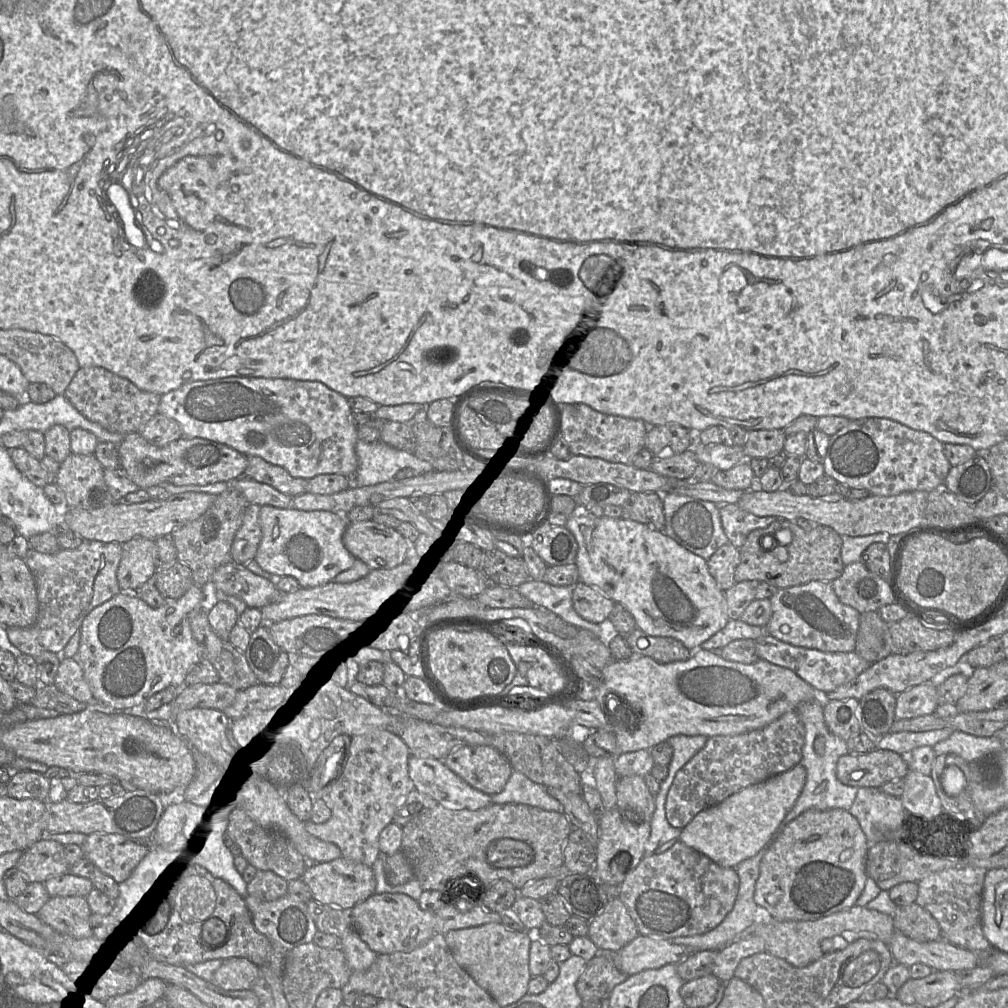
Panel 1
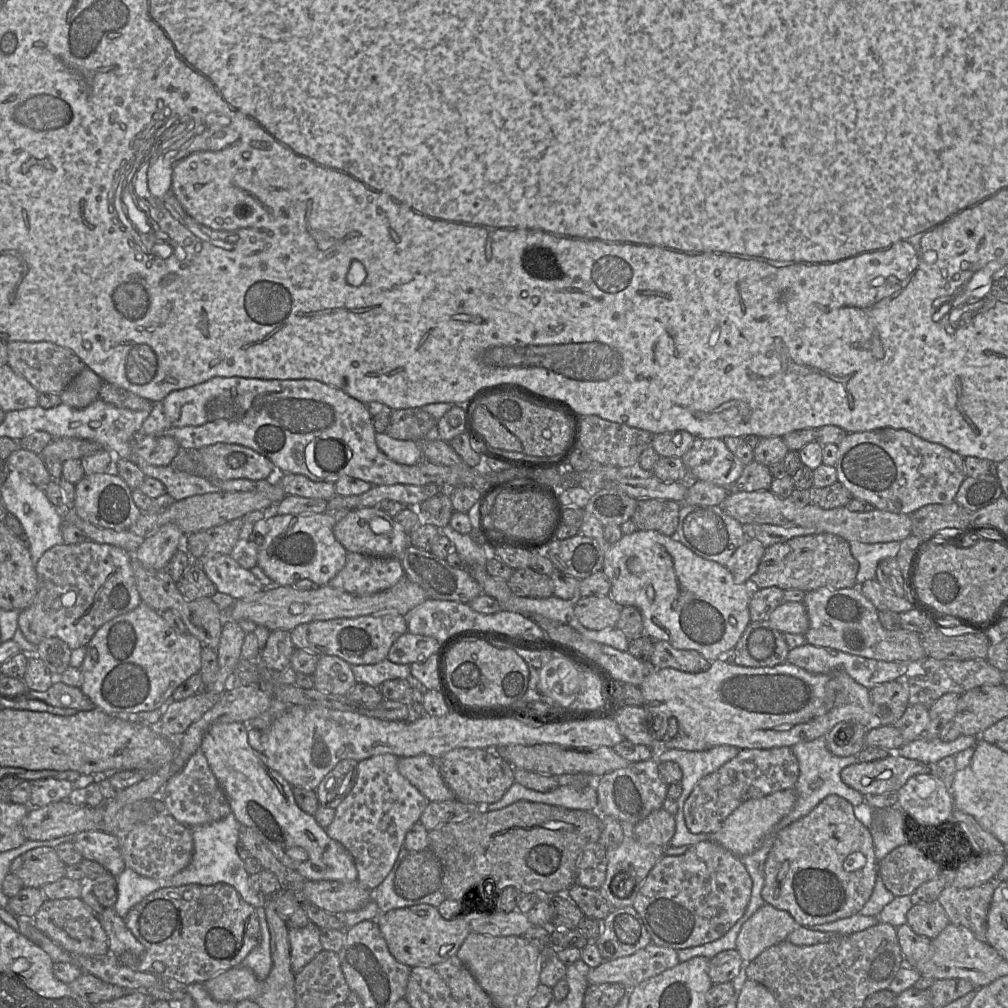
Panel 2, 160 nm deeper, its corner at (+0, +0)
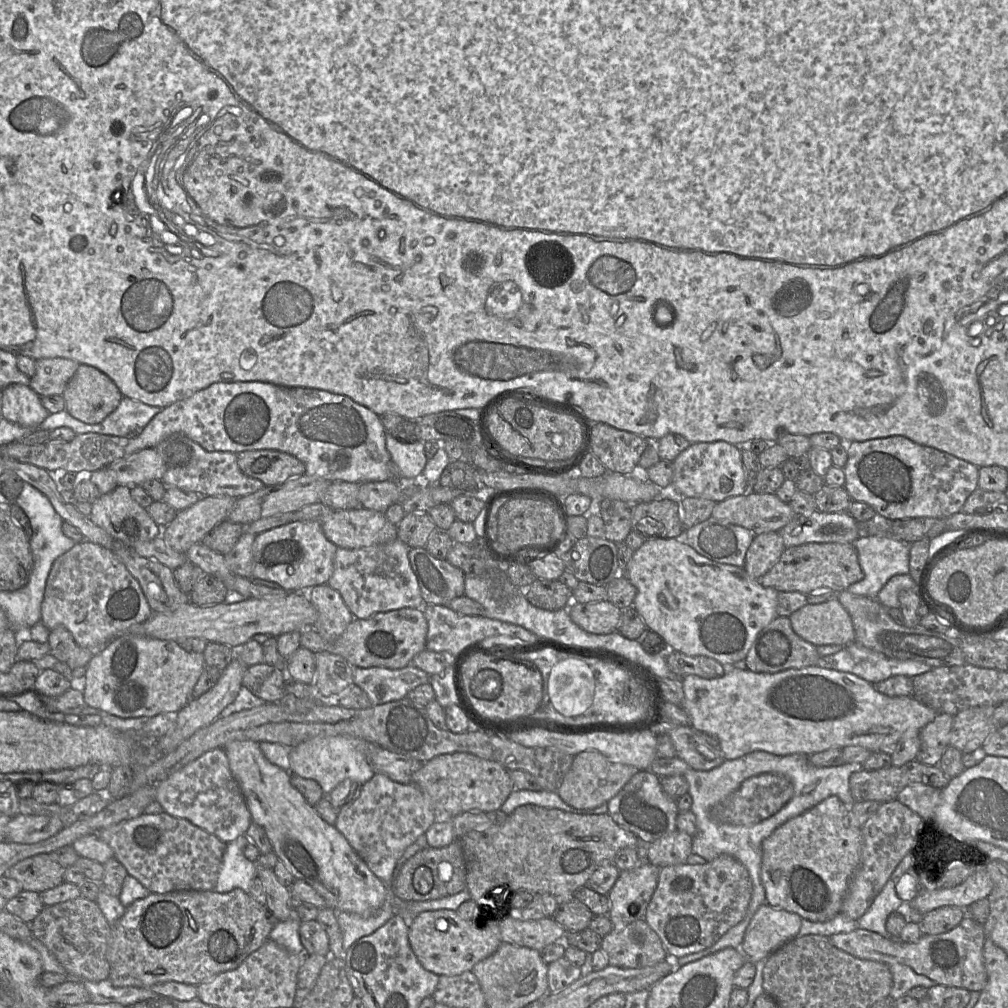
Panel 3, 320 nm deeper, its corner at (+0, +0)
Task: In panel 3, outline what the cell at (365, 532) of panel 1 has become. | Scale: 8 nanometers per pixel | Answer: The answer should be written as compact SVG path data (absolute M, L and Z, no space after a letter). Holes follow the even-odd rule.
M357 508L335 511L324 520L322 529L339 548L363 548L398 538L398 528L382 512Z

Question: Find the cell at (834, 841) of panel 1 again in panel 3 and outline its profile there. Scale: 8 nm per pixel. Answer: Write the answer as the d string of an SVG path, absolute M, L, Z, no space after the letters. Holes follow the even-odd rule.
M836 795L827 797L810 810L783 823L763 840L761 882L765 889L765 902L812 922L831 920L841 913L843 900L860 864L861 849L862 831L854 825L850 807Z

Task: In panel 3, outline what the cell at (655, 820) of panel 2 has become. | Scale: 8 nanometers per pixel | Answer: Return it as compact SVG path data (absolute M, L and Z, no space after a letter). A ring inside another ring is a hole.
M679 830L651 842L648 847L649 862L659 868L685 864L691 854L692 837Z

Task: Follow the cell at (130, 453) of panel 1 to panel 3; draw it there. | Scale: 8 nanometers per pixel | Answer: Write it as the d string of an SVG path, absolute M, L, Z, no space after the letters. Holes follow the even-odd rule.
M248 450L236 453L241 471L261 480L265 486L275 486L305 474L305 465L286 452L277 450Z

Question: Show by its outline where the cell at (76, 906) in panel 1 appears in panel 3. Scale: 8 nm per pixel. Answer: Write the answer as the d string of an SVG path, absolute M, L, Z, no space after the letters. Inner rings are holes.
M82 897L45 906L30 923L33 937L42 942L65 970L79 978L99 982L109 978L107 944L111 925L95 901Z

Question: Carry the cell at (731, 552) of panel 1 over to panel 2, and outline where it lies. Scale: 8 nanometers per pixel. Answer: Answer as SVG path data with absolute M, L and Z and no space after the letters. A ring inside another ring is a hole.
M748 539L736 549L725 565L736 583L744 584L750 580L758 569L765 549L763 544L756 539Z

